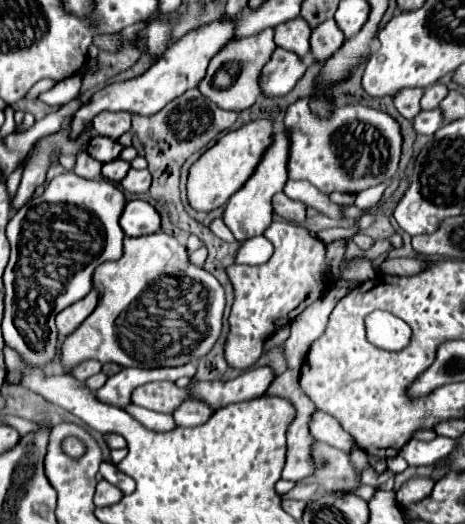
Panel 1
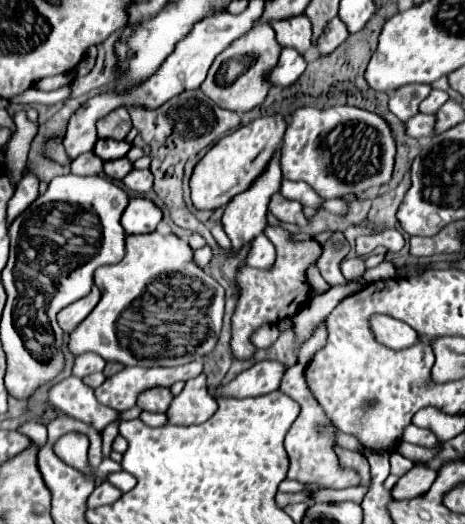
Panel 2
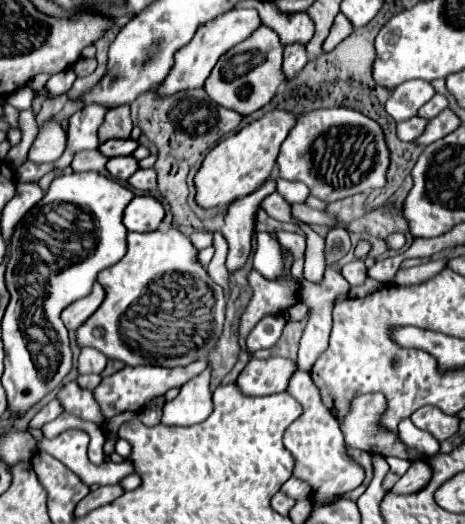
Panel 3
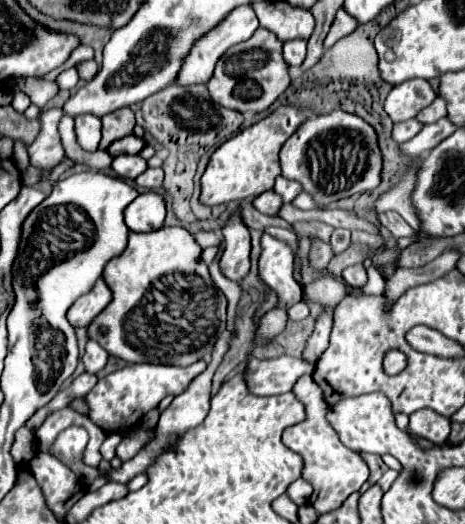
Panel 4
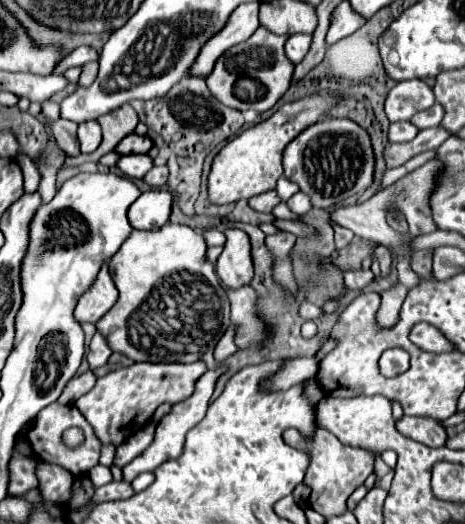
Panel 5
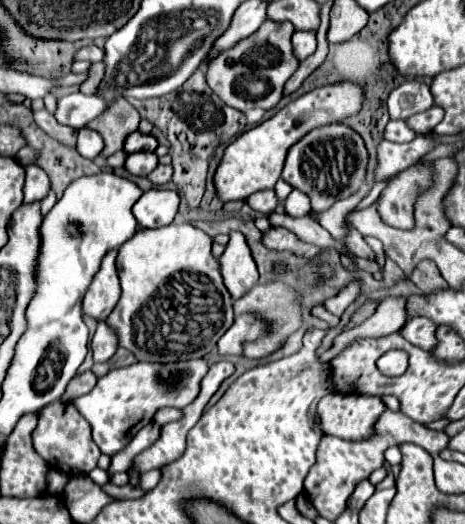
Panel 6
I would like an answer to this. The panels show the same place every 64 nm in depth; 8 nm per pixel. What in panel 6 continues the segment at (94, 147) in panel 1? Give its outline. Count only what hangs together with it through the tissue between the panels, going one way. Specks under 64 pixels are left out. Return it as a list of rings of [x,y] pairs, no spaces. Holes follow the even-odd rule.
[[[138,130],[132,132],[124,144],[124,150],[128,154],[132,154],[132,152],[154,152],[156,148],[158,148],[158,140],[152,134],[142,134]]]

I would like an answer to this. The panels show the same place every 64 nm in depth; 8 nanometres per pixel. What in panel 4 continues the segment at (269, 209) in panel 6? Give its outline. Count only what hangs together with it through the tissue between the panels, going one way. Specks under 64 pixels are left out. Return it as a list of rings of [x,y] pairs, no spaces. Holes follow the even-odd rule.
[[[268,190],[264,194],[260,194],[258,198],[252,200],[252,206],[258,210],[258,212],[264,212],[264,214],[270,214],[274,216],[278,212],[278,208],[282,206],[282,198],[274,192],[274,190]]]

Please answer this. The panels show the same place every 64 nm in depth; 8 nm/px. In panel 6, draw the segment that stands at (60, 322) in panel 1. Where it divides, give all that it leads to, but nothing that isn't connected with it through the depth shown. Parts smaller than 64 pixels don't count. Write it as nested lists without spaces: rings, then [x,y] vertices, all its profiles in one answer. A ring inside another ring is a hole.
[[[110,250],[102,258],[102,266],[96,272],[82,304],[82,312],[94,316],[96,320],[108,318],[120,298],[120,280],[116,270],[116,254],[118,250]]]

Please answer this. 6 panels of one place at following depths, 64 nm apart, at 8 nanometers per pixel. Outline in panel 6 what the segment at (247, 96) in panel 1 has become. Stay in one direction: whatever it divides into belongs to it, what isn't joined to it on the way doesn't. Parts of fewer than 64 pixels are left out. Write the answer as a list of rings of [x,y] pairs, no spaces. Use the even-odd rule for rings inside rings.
[[[266,20],[258,32],[214,56],[208,62],[206,72],[212,92],[220,100],[224,100],[224,104],[240,112],[248,112],[252,108],[274,108],[282,98],[284,82],[296,72],[300,64],[292,54],[292,34],[294,26],[290,22],[280,24],[274,20]]]

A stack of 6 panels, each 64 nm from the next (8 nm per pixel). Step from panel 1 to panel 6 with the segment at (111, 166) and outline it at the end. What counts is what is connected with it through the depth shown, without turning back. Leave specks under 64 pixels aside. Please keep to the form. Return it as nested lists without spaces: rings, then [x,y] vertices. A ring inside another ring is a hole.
[[[136,152],[126,160],[126,170],[134,176],[148,176],[158,166],[158,156],[154,152]]]

